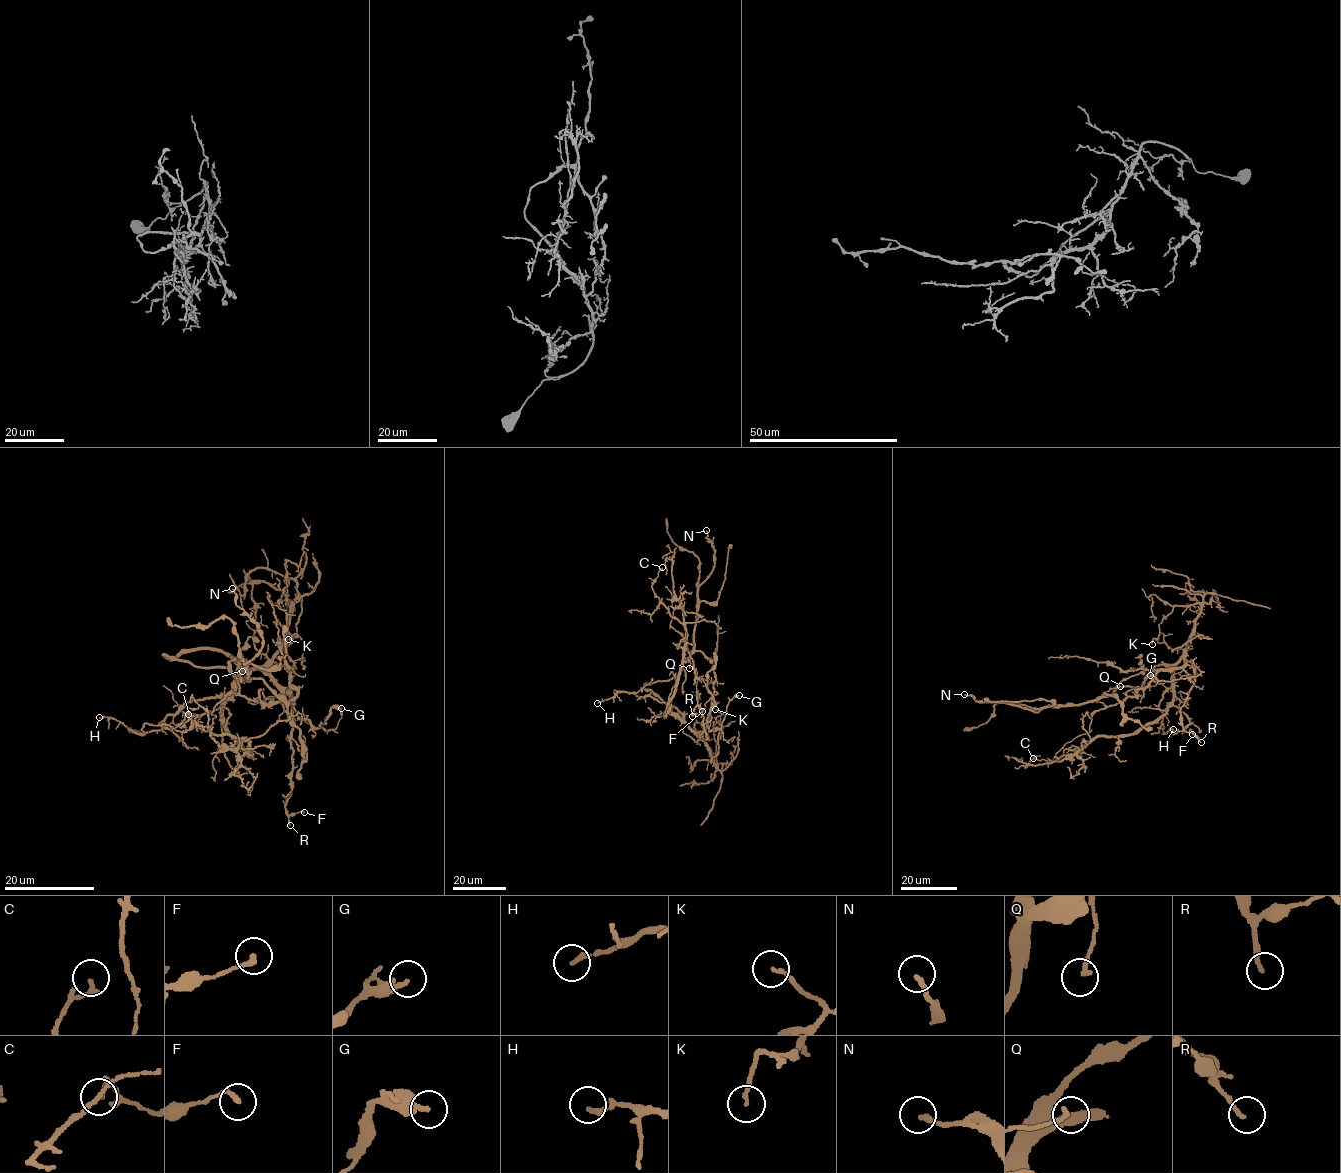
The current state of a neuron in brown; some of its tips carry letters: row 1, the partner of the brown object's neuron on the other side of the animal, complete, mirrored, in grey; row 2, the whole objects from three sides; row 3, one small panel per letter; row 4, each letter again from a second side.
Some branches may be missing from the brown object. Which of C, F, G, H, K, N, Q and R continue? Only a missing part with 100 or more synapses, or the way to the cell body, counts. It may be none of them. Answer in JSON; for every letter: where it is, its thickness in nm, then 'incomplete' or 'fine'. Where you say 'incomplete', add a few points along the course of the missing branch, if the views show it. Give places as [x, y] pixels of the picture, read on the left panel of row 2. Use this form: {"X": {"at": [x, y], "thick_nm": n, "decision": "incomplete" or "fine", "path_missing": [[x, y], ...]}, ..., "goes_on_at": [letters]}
{"C": {"at": [188, 714], "thick_nm": 190, "decision": "fine"}, "F": {"at": [304, 812], "thick_nm": 220, "decision": "fine"}, "G": {"at": [341, 708], "thick_nm": 260, "decision": "fine"}, "H": {"at": [99, 717], "thick_nm": 180, "decision": "fine"}, "K": {"at": [288, 639], "thick_nm": 170, "decision": "fine"}, "N": {"at": [232, 588], "thick_nm": 200, "decision": "fine"}, "Q": {"at": [242, 671], "thick_nm": 180, "decision": "fine"}, "R": {"at": [290, 825], "thick_nm": 160, "decision": "fine"}, "goes_on_at": []}

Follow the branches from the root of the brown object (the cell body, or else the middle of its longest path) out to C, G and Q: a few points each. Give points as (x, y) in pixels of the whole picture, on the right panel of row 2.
C: (1151, 671), (1162, 663), (1172, 671), (1167, 713), (1131, 733), (1065, 748), (1057, 759), (1033, 758)
G: (1151, 671), (1162, 663), (1174, 664), (1182, 658), (1183, 670), (1190, 679), (1164, 681), (1150, 675)
Q: (1151, 671), (1184, 660), (1180, 667), (1155, 673), (1134, 696), (1107, 706), (1098, 701), (1120, 686)

